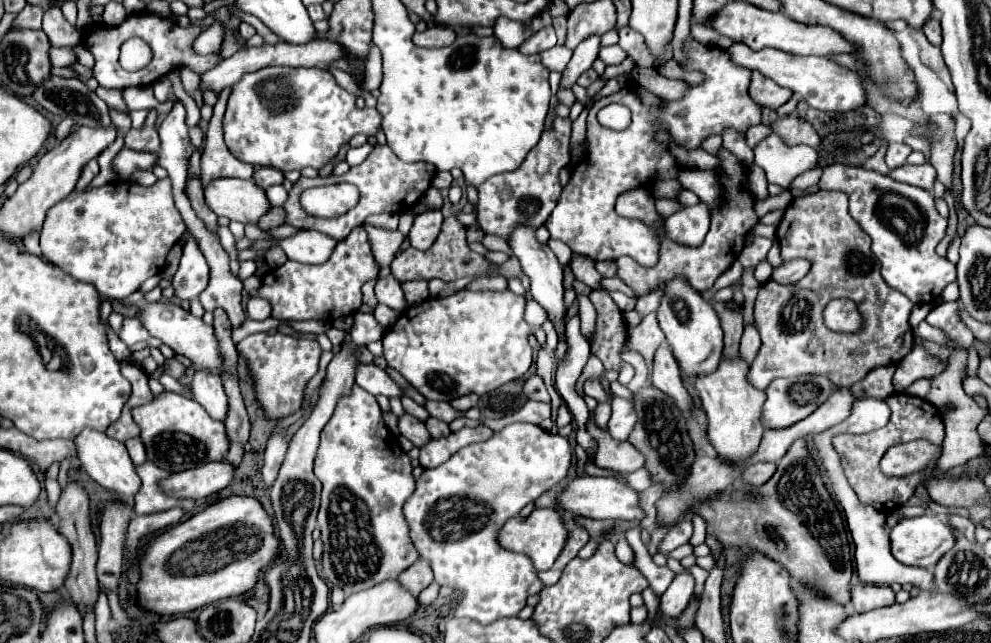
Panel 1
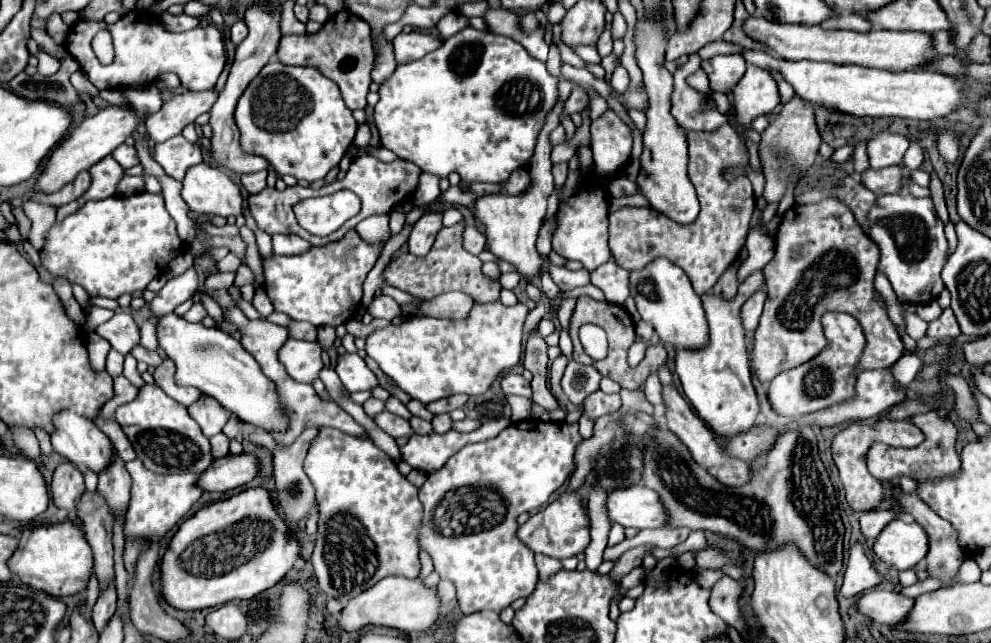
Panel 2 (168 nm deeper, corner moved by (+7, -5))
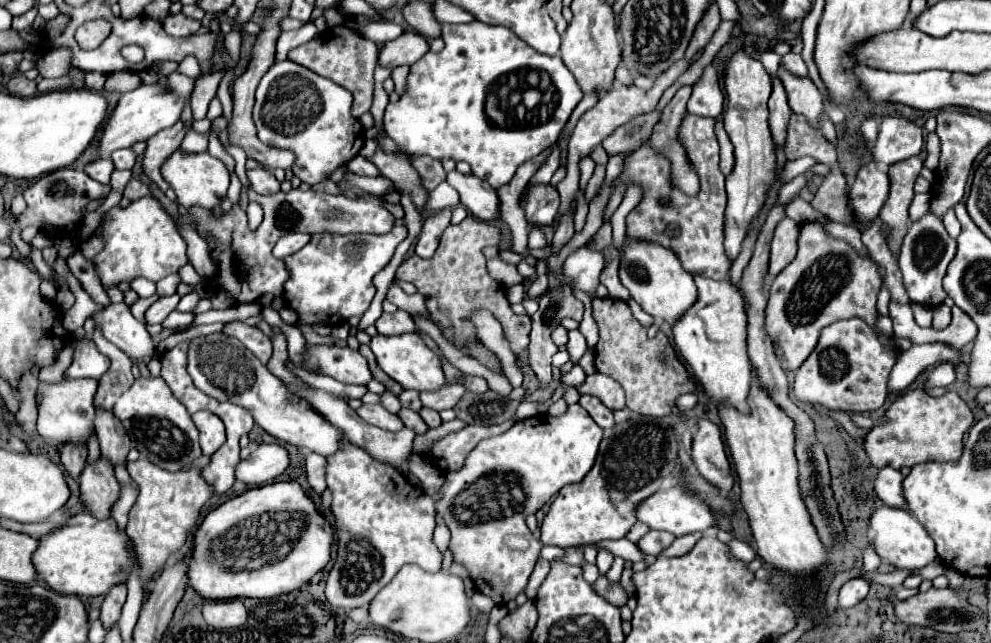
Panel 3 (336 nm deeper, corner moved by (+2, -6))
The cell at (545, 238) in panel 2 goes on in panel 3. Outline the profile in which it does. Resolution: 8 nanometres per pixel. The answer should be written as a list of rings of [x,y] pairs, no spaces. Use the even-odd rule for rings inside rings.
[[[687,60],[675,62],[665,74],[661,74],[661,76],[655,80],[655,84],[653,84],[653,88],[651,88],[649,92],[643,92],[643,90],[637,88],[637,86],[621,86],[621,84],[617,84],[609,94],[601,96],[599,102],[579,118],[579,122],[577,122],[577,126],[575,126],[575,130],[573,130],[573,136],[571,136],[571,140],[569,140],[567,176],[565,176],[563,182],[559,182],[559,186],[557,186],[559,196],[561,196],[559,216],[563,216],[563,212],[569,208],[571,200],[575,198],[575,194],[577,194],[577,190],[579,190],[579,176],[581,176],[581,172],[579,172],[579,162],[581,162],[581,158],[589,156],[589,154],[591,154],[607,136],[611,136],[619,126],[627,124],[629,120],[633,120],[633,118],[639,116],[639,114],[653,112],[655,106],[657,106],[657,102],[659,102],[659,98],[661,98],[661,94],[687,70],[689,64],[691,64],[691,62],[687,62]]]

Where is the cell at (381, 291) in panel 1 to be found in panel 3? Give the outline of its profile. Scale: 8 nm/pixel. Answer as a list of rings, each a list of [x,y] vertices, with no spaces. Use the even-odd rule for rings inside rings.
[[[397,310],[395,314],[383,314],[377,322],[375,322],[379,334],[405,334],[405,332],[415,332],[415,322],[411,320],[411,316],[403,310]]]

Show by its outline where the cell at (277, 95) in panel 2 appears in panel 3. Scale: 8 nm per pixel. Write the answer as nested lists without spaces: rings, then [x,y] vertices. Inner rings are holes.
[[[283,60],[283,62],[275,62],[267,74],[261,78],[257,94],[255,94],[255,108],[253,108],[253,120],[257,126],[257,134],[259,140],[267,146],[275,146],[275,148],[285,148],[295,152],[297,160],[295,160],[295,168],[293,174],[299,176],[303,182],[313,186],[321,180],[325,180],[325,176],[333,170],[337,170],[339,166],[347,164],[351,158],[355,158],[359,154],[359,150],[365,144],[363,138],[363,126],[359,124],[359,120],[355,120],[351,116],[351,102],[353,96],[351,92],[347,92],[343,86],[311,72],[305,66],[299,66],[291,60]]]

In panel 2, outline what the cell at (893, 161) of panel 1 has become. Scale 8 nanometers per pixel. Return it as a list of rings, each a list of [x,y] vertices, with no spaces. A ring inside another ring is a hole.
[[[880,133],[868,143],[868,157],[874,169],[884,169],[890,165],[900,165],[910,141],[902,135]]]

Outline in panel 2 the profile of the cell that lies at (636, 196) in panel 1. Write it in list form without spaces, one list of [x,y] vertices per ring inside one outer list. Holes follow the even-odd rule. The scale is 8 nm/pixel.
[[[724,125],[714,133],[688,133],[690,149],[690,181],[698,193],[700,215],[692,225],[678,225],[660,215],[652,207],[622,207],[610,213],[610,251],[616,265],[626,271],[644,269],[650,261],[666,257],[682,267],[698,295],[708,293],[722,273],[734,263],[738,251],[744,247],[754,213],[754,193],[748,177],[744,183],[726,179],[724,171],[734,167],[748,167],[748,147],[738,137],[732,125]]]

